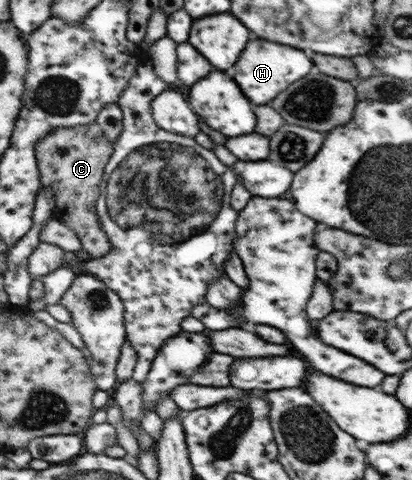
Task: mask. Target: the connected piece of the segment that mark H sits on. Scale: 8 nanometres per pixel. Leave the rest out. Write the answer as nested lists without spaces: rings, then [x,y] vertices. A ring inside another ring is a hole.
[[[256,38],[256,40],[248,42],[248,46],[240,54],[240,60],[236,62],[236,66],[232,66],[232,70],[228,70],[226,74],[232,80],[236,80],[236,84],[240,86],[240,90],[244,90],[244,94],[248,96],[250,102],[268,104],[282,90],[286,90],[292,82],[304,78],[310,72],[310,68],[312,68],[312,60],[306,58],[306,54],[302,50]]]

